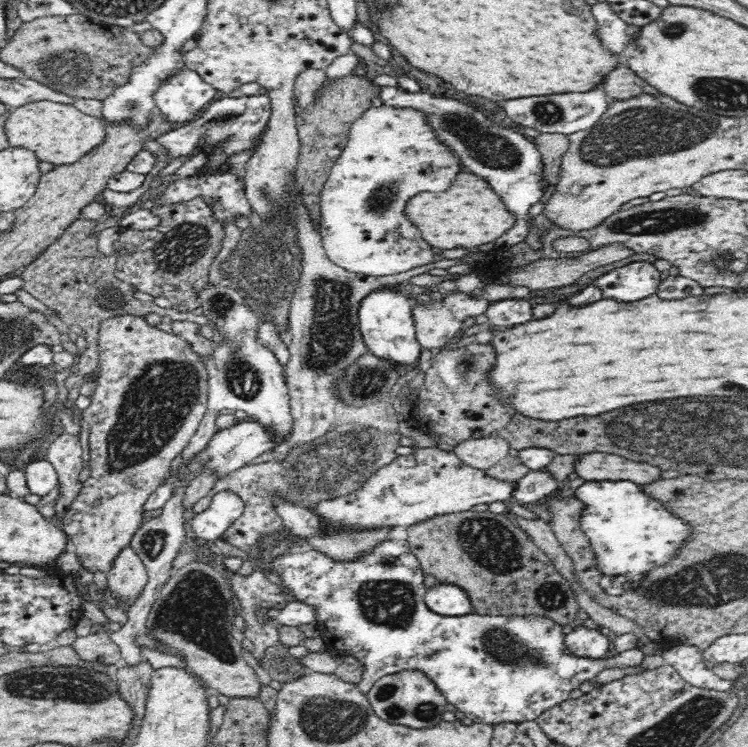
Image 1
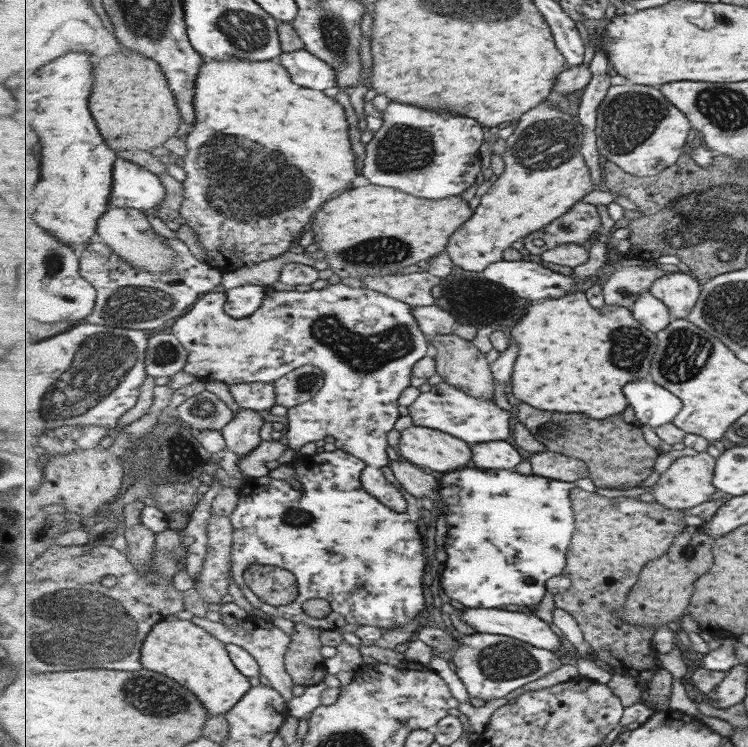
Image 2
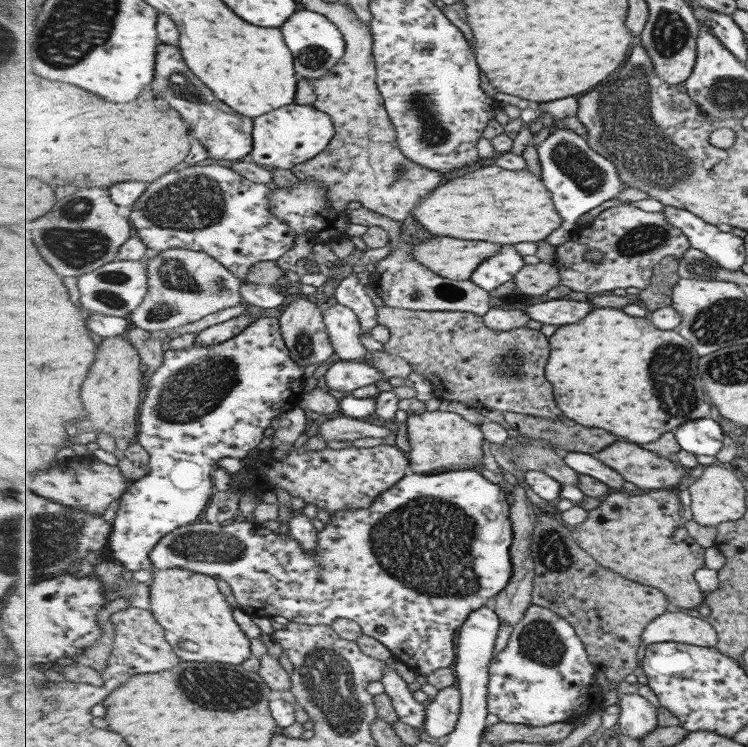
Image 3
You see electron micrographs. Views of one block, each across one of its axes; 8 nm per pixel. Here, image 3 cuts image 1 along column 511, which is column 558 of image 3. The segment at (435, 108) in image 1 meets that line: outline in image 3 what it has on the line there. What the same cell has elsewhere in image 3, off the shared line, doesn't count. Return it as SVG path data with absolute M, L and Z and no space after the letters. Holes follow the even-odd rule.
M557 126L537 149L542 168L541 177L553 193L553 200L559 213L563 215L563 226L547 238L547 244L558 248L572 237L572 233L577 228L575 222L583 214L591 212L593 208L597 208L607 200L617 198L623 189L627 189L627 184L623 182L613 162L592 150L587 139L570 129Z

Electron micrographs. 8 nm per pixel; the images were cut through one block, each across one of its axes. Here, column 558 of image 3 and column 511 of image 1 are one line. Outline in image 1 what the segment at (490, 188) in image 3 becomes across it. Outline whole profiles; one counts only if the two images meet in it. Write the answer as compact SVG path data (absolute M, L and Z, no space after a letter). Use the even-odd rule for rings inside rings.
M466 171L456 176L454 182L456 184L452 186L456 188L452 188L452 192L424 192L424 196L414 196L416 200L412 198L406 204L406 215L422 231L422 237L437 251L484 246L514 228L518 220L516 213L508 209L504 198L490 185L486 177Z

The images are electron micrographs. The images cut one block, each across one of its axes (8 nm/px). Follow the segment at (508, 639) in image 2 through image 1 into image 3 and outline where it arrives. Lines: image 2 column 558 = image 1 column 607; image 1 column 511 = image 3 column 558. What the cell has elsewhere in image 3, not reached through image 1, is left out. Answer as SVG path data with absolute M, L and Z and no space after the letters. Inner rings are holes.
M531 605L525 618L514 626L507 646L491 660L489 712L506 723L544 727L553 723L571 722L573 718L597 711L603 695L597 683L598 667L590 660L586 645L577 635L574 626L555 611Z

